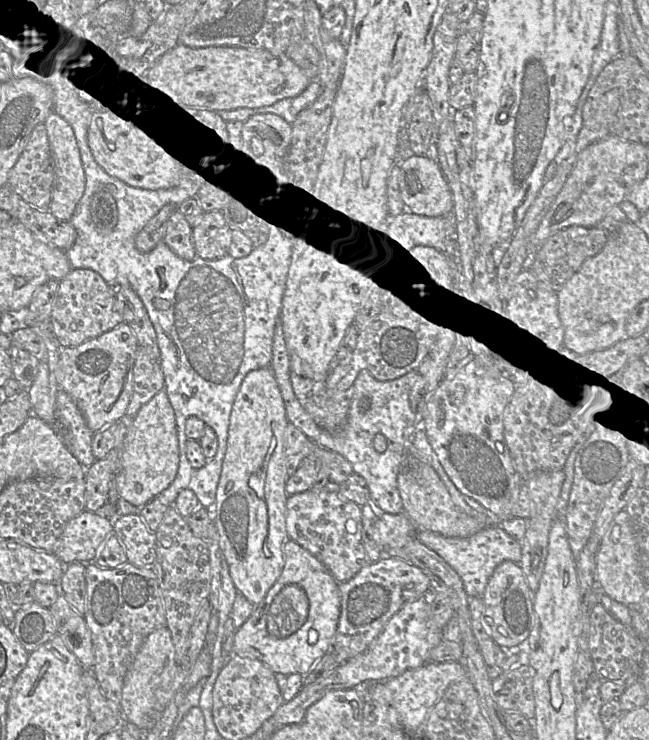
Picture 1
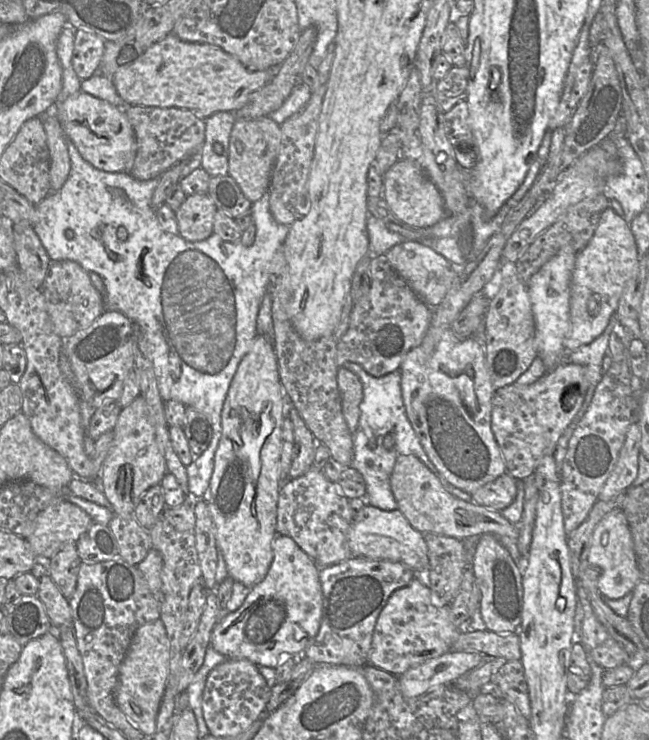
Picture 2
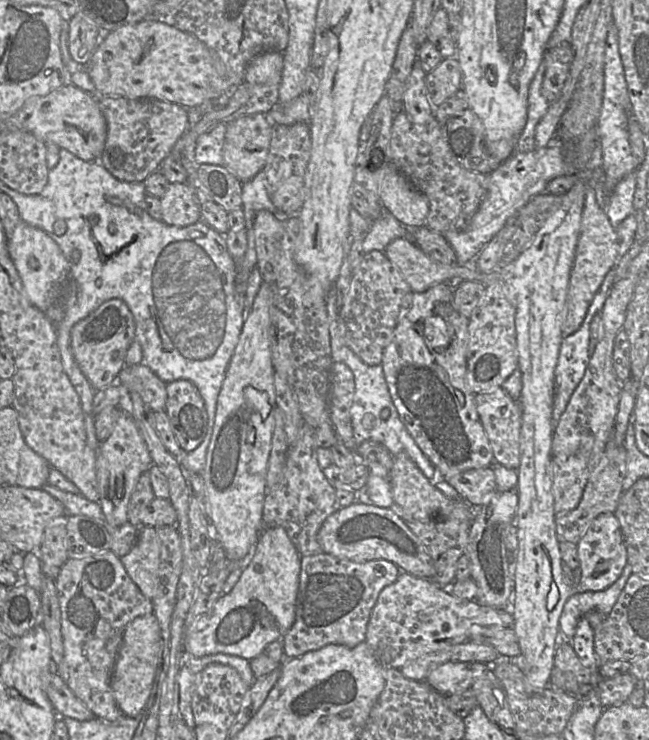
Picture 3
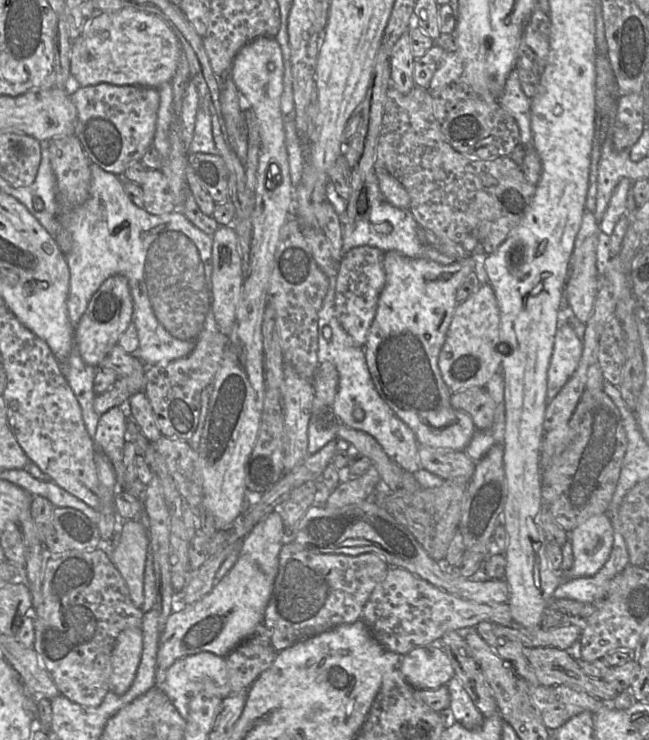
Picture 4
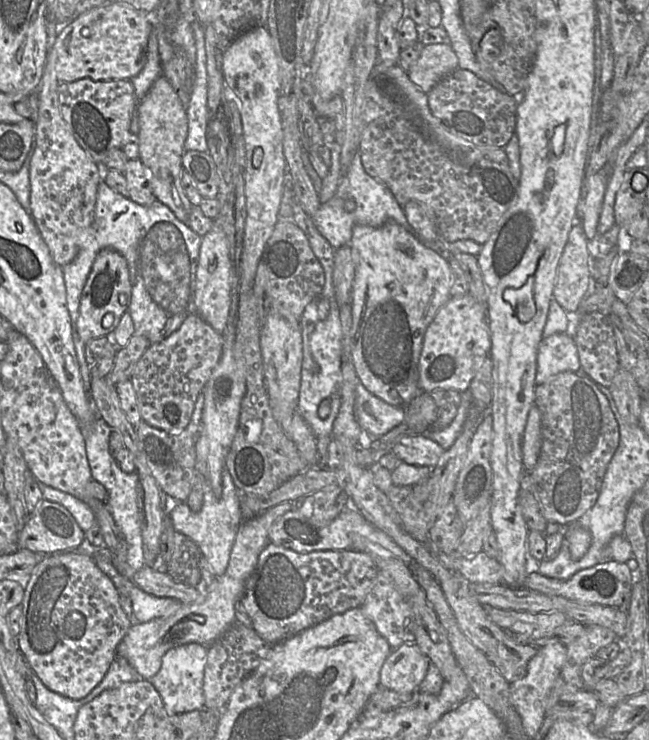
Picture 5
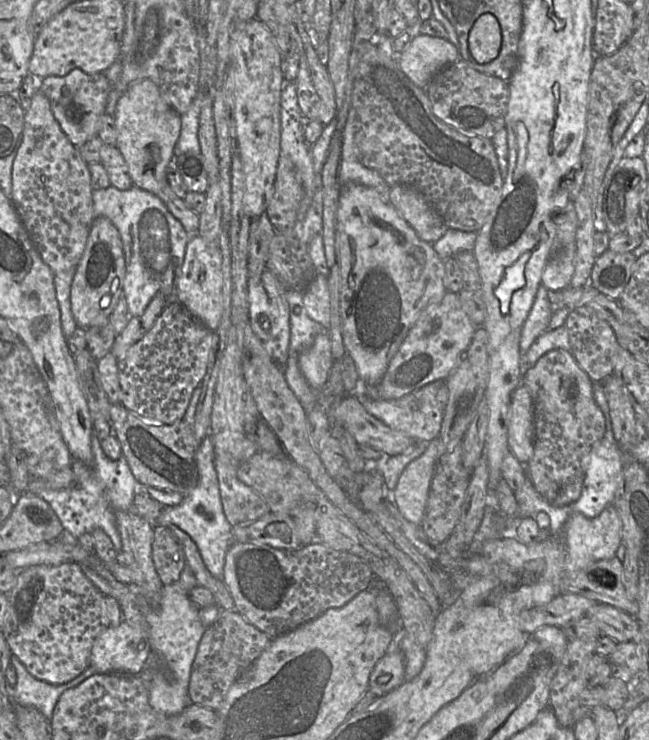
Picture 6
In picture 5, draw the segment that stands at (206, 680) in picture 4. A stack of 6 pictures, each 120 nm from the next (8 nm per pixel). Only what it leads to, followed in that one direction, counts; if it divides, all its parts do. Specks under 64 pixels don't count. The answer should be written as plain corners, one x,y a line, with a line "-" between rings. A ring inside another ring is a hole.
189,643
172,648
163,656
159,672
150,681
159,692
166,709
170,713
179,714
194,710
208,710
205,707
203,694
207,652
208,646
200,643

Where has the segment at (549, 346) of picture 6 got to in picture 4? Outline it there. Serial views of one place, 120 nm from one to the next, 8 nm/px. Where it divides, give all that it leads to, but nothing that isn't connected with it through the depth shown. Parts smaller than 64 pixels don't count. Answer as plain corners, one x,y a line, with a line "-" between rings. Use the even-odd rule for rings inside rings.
570,324
556,331
553,352
547,375
547,403
555,398
578,368
583,343

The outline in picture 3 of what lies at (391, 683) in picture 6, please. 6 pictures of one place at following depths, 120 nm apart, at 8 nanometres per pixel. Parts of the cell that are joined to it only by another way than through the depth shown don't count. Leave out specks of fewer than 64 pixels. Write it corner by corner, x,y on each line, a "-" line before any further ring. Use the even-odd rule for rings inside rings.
445,662
434,667
425,682
443,695
463,693
472,685
469,665
460,662

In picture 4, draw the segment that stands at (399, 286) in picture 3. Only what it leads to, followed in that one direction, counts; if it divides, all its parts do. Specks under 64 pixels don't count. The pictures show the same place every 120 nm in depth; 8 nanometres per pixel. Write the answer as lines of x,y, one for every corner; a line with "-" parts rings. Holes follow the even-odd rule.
360,246
344,252
339,265
335,283
335,311
336,317
354,342
363,347
370,326
374,320
378,299
386,282
383,268
383,251
369,247

